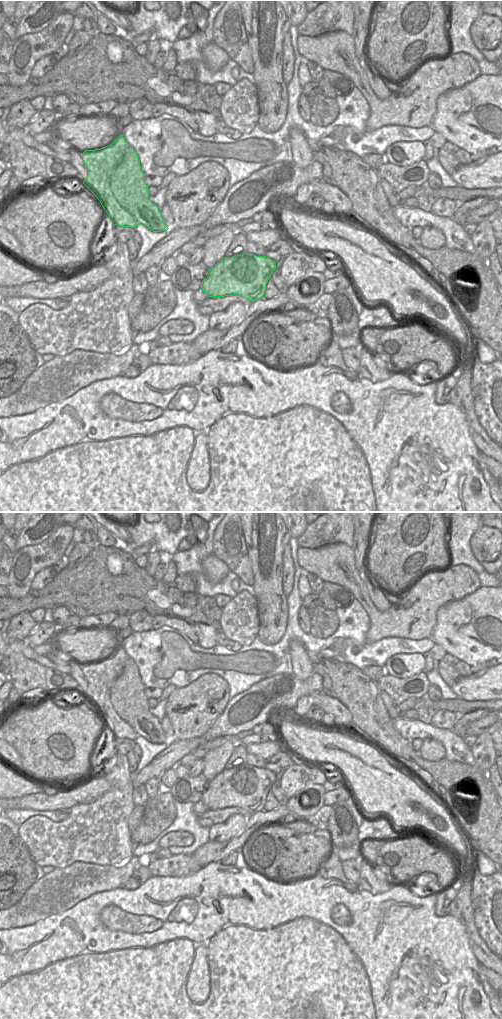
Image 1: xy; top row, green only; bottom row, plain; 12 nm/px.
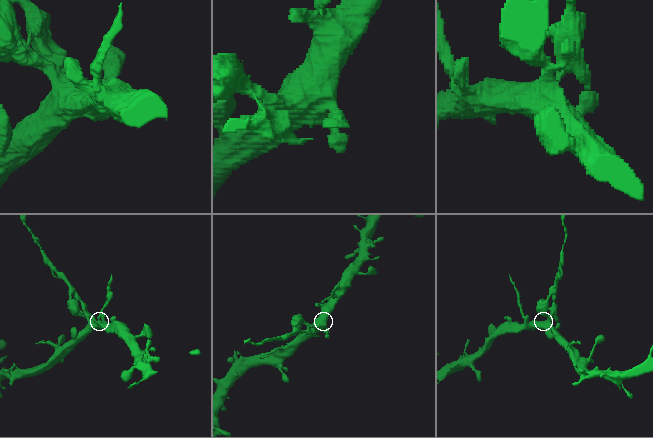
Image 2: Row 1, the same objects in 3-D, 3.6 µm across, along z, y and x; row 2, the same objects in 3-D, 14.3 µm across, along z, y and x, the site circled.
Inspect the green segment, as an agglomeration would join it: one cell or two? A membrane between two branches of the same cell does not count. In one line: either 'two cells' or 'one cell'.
two cells

